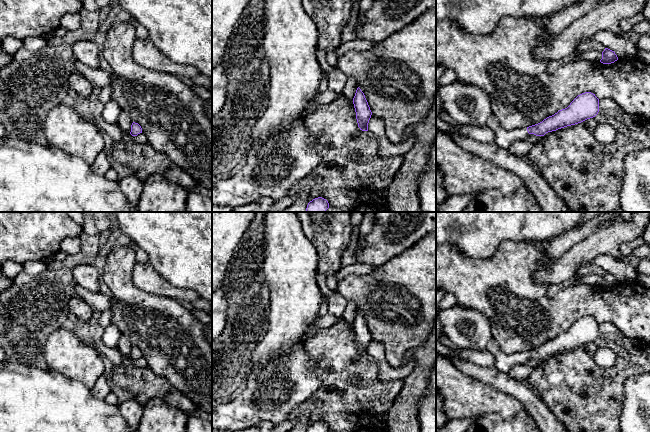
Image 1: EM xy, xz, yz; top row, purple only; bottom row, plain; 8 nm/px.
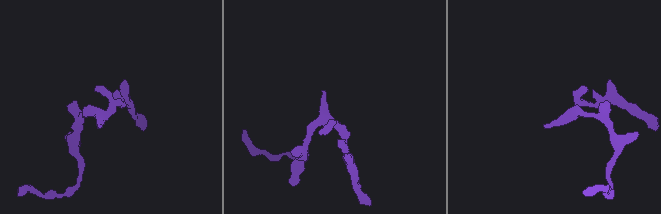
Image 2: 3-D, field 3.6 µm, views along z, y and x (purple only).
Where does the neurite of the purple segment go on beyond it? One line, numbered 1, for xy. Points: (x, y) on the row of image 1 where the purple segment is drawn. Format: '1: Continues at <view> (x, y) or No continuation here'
1: No continuation here

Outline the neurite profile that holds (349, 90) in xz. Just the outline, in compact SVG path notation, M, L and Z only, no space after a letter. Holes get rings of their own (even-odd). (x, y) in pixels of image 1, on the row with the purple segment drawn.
M348 78L343 88L342 94L347 97L350 101L353 101L358 85L352 78Z

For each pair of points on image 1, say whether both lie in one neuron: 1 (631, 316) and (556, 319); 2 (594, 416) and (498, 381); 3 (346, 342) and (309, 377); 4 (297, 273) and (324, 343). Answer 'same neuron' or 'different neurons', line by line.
1: same neuron
2: different neurons
3: different neurons
4: different neurons

